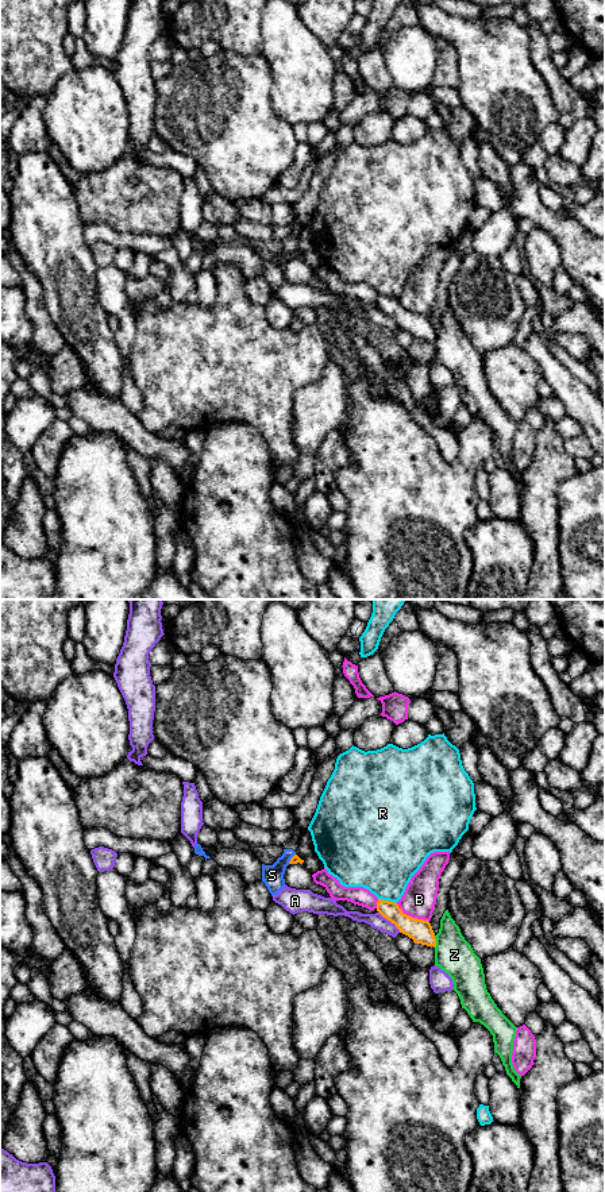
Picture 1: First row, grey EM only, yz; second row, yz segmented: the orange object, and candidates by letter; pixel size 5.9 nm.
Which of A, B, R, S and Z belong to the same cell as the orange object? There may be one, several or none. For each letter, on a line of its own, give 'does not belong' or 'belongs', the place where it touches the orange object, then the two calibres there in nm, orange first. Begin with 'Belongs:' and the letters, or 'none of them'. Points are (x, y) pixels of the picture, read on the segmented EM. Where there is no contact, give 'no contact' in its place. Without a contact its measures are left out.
Belongs: none of them
A: does not belong; contact yz (390, 921); calibres 140 and 90 nm
B: does not belong; contact yz (411, 917); calibres 140 and 200 nm
R: does not belong; contact yz (388, 901); calibres 130 and 400 nm
S: does not belong; contact yz (291, 859); calibres 50 and 130 nm
Z: does not belong; contact yz (435, 941); calibres 140 and 220 nm

